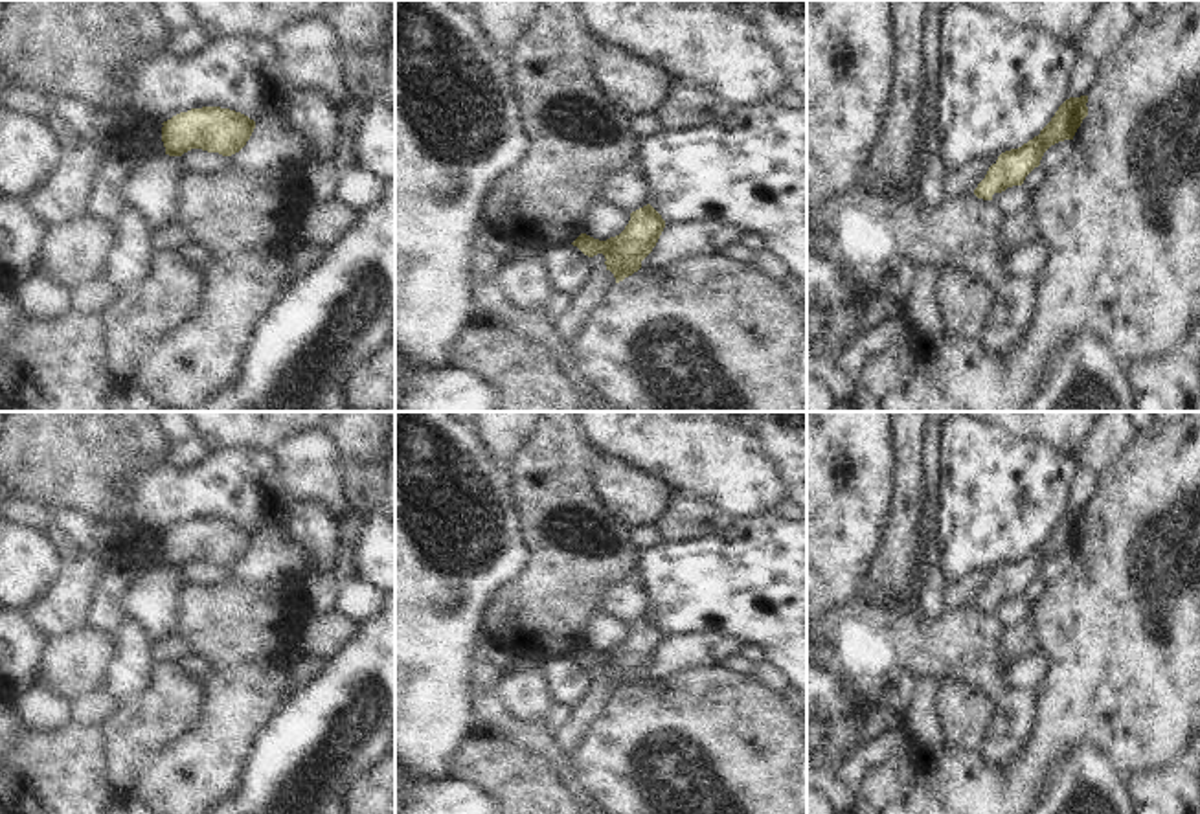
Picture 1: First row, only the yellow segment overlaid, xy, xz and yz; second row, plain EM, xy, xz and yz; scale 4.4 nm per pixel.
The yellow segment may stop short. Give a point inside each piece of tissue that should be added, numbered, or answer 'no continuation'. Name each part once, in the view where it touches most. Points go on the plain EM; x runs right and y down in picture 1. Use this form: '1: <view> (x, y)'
no continuation

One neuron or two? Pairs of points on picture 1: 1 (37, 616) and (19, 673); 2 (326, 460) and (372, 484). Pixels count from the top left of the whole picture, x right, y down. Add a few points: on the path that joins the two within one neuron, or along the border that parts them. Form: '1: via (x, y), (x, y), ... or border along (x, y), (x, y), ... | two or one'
1: border along (24, 612), (50, 640) | two
2: border along (328, 430), (339, 441), (351, 506) | two

